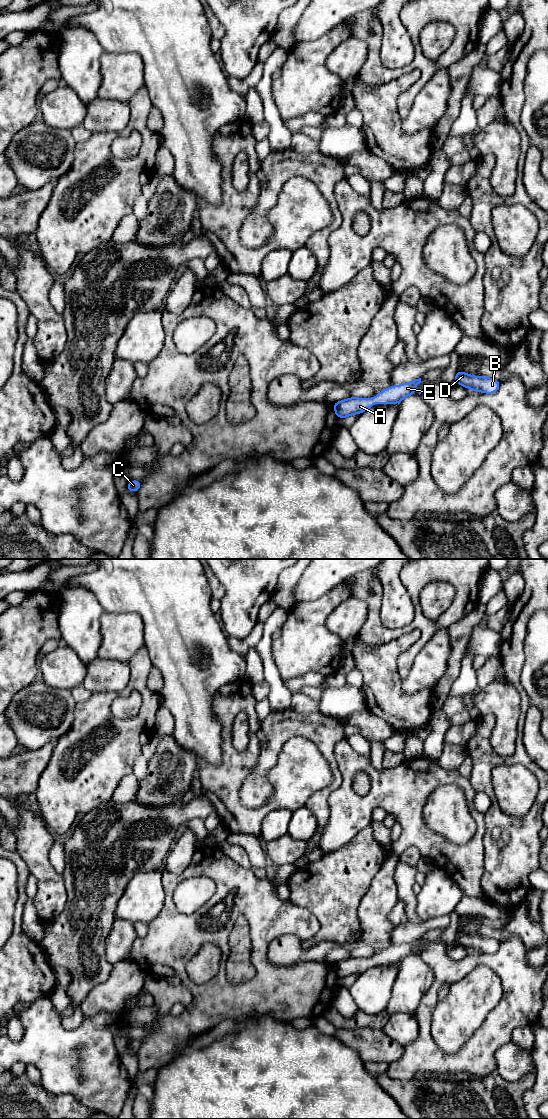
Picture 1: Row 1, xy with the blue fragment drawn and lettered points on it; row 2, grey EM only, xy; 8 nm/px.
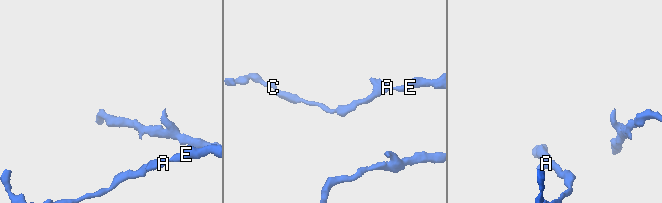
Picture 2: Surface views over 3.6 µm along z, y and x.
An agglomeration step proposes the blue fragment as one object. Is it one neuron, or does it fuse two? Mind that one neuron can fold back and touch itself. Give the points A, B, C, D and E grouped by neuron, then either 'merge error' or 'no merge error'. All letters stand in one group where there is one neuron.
A B C D E; no merge error

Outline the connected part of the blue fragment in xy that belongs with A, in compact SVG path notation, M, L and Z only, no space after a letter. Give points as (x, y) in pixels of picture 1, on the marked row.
M421 378L401 385L394 385L382 390L373 399L350 397L333 404L337 418L346 418L353 414L361 414L371 408L374 403L400 404L409 395L415 395L415 386L421 383Z

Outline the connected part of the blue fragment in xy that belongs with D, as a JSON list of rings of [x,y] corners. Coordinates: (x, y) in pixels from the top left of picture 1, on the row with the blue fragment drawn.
[[[458,371],[455,375],[455,383],[473,391],[487,394],[495,393],[500,386],[500,382],[494,378],[472,376],[461,371]]]

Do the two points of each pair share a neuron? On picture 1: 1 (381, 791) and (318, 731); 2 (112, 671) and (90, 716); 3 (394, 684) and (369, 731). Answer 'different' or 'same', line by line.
1: different
2: different
3: different

